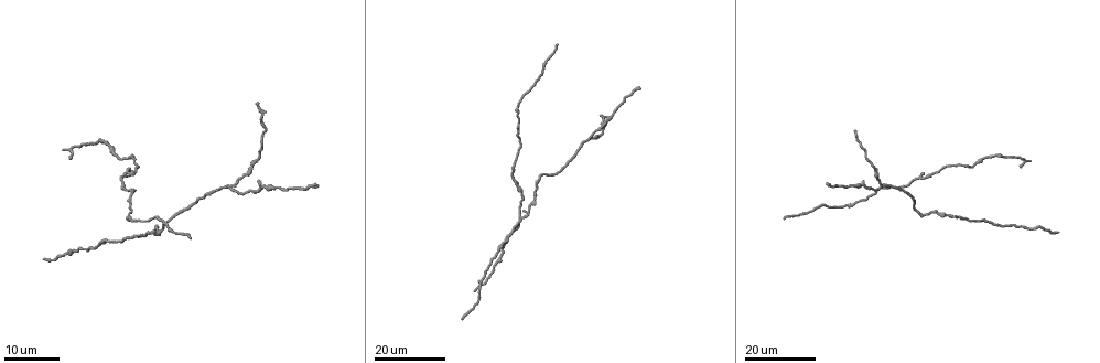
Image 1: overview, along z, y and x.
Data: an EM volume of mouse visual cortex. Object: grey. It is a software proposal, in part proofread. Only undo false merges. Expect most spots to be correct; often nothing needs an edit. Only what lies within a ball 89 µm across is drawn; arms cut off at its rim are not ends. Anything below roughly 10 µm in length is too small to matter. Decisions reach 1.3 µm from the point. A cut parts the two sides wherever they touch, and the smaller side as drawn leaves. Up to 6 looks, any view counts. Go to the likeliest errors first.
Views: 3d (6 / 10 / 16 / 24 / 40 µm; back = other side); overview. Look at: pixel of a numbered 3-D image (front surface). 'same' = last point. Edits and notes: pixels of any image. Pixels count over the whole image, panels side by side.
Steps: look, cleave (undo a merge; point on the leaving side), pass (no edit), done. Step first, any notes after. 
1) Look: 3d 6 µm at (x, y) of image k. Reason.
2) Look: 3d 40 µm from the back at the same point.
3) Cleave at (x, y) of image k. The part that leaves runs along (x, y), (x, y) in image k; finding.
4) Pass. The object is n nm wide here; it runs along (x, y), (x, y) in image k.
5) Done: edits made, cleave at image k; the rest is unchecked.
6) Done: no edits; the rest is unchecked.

Look: 3d 16 µm at (883, 185) of image 1. Arms part here.

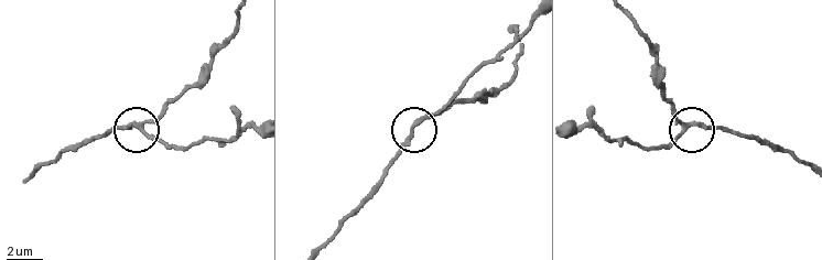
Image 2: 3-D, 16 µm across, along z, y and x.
Look: 3d 10 µm at (143, 126) of image 2.

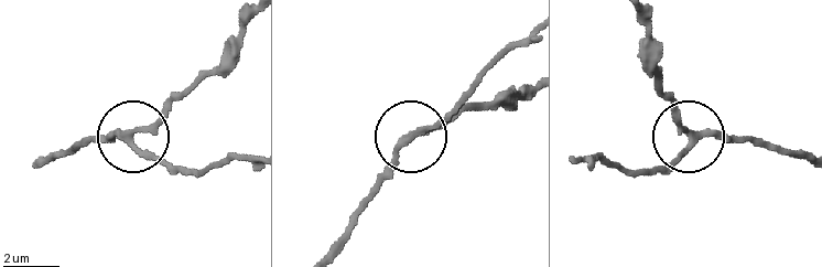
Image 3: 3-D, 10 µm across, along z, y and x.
Pass. The object is 220 nm wide here; one neuron here.

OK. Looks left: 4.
Look: 3d 16 µm at (262, 189) of image 1. Sudden change in width.

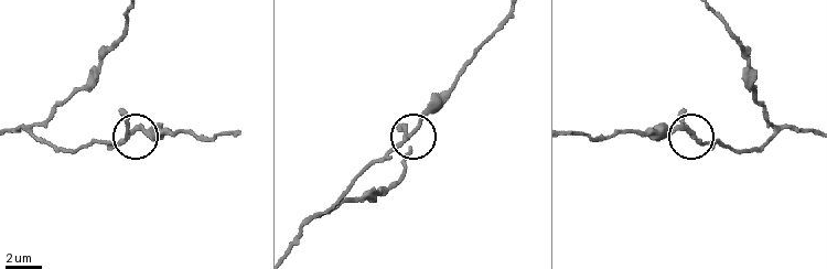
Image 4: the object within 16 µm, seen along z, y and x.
Look: 3d 10 µm at (416, 127) of image 4. Zoom in.

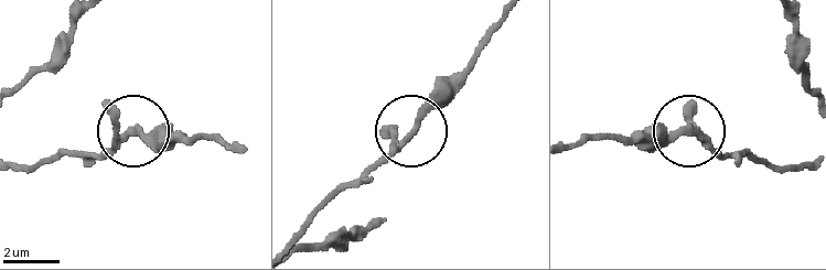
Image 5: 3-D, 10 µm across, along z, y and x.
Look: 3d 6 µm at (136, 130) of image 5.

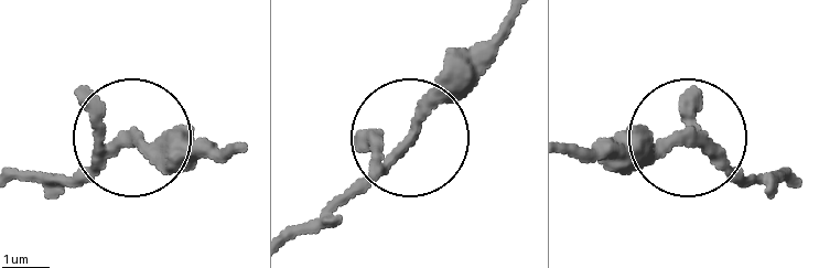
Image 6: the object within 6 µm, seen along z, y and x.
Pass. The object is 200 nm wide here; it runs along (791, 181), (732, 173), (685, 141), (570, 141) in image 6; all the same neuron.

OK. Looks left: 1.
Done: no edits; the rest is unchecked.

